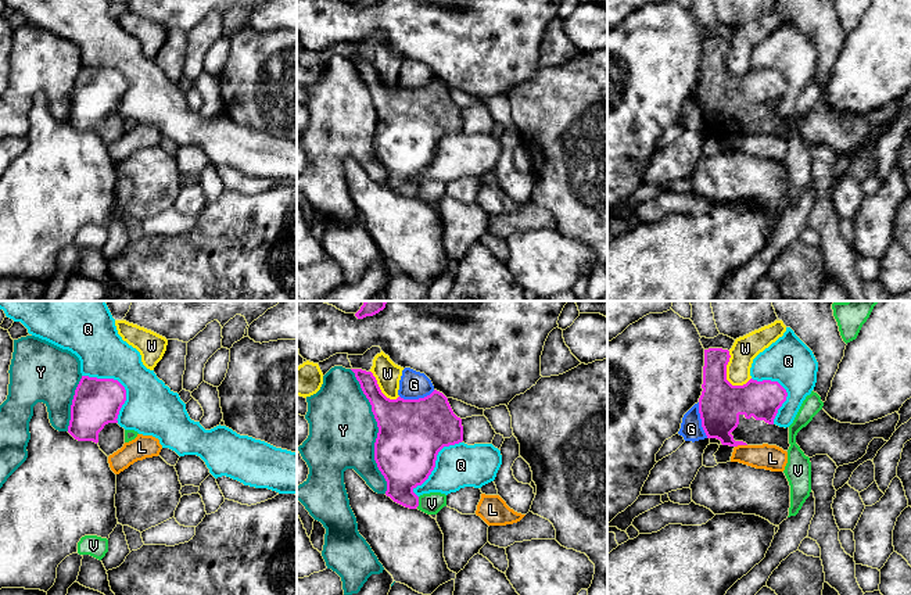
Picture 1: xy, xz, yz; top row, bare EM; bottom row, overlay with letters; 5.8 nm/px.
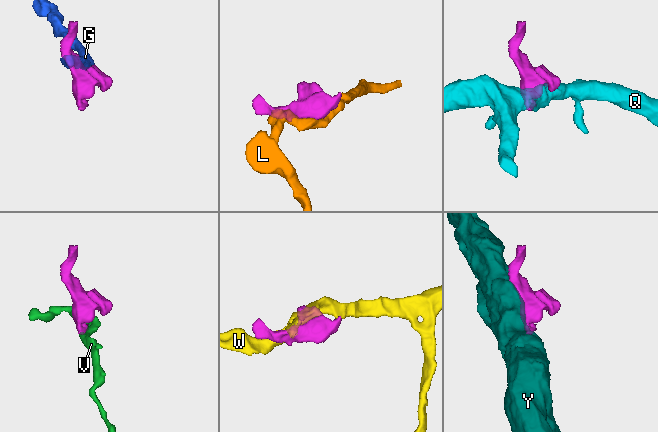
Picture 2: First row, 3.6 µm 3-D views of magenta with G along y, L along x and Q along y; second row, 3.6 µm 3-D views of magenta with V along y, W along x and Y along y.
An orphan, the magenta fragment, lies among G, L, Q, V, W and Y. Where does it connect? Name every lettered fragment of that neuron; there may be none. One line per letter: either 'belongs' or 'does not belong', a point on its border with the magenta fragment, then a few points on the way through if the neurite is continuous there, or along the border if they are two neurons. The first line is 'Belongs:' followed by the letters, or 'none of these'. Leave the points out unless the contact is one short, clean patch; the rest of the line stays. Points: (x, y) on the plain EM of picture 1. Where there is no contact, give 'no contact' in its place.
Belongs: none of these
G: does not belong; meets magenta in yz at (702, 110)
L: does not belong; meets magenta in yz at (741, 133)
Q: does not belong; meets magenta in xy at (121, 74)
V: does not belong; meets magenta in xz at (418, 192); border along xz (419, 186), (416, 196)
W: does not belong; meets magenta in yz at (725, 63)
Y: does not belong; meets magenta in xz at (379, 121)

